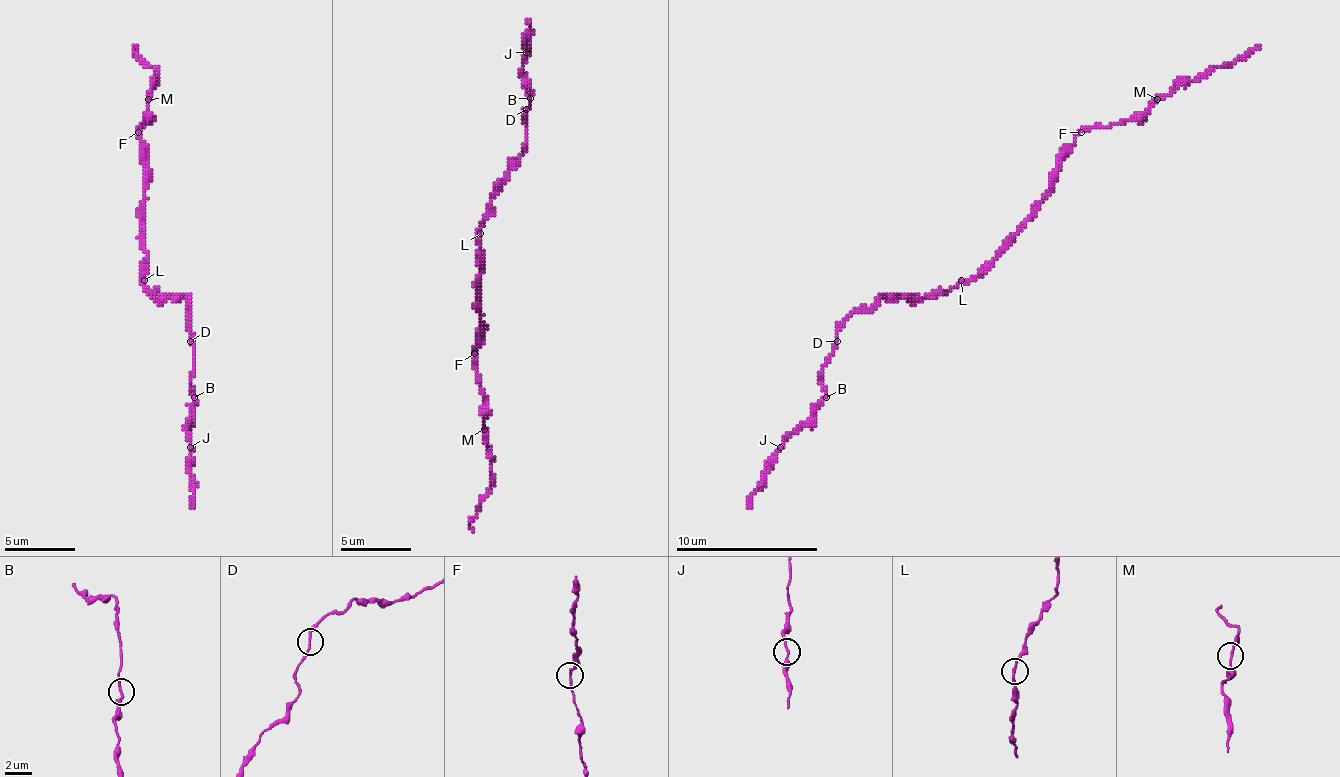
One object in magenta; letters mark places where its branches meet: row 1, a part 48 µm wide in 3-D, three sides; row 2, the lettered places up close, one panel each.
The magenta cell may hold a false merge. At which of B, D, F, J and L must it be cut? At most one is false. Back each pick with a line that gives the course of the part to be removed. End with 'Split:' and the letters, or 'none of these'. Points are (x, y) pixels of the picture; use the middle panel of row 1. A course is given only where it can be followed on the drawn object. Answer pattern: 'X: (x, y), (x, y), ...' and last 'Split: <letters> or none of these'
Split: none of these

